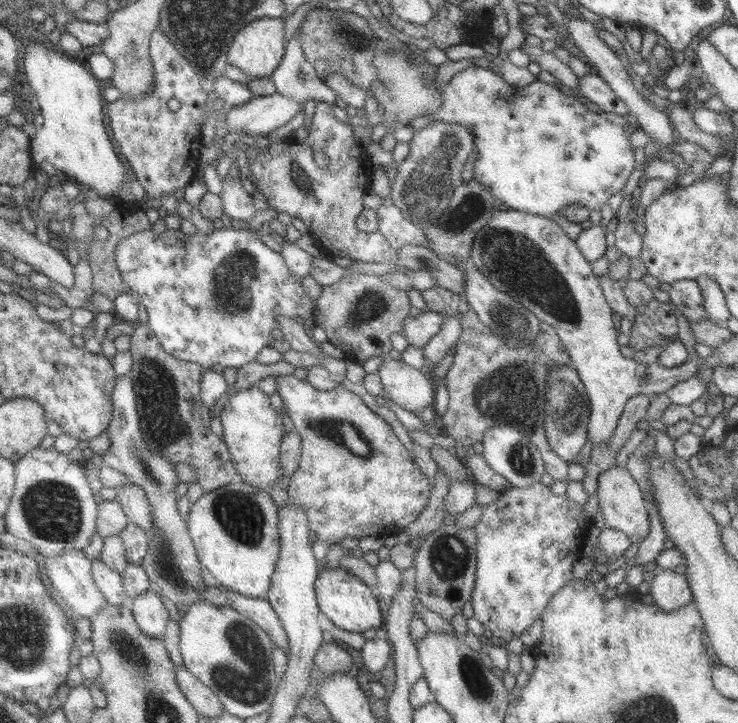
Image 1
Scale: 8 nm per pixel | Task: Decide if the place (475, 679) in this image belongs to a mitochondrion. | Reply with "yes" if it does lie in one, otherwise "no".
yes

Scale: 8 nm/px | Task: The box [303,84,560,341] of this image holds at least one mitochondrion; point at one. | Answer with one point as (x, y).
(442, 172)

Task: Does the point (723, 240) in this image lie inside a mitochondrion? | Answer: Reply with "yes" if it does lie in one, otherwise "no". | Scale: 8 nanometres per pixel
no

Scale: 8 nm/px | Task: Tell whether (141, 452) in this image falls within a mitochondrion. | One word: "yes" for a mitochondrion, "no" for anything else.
yes

